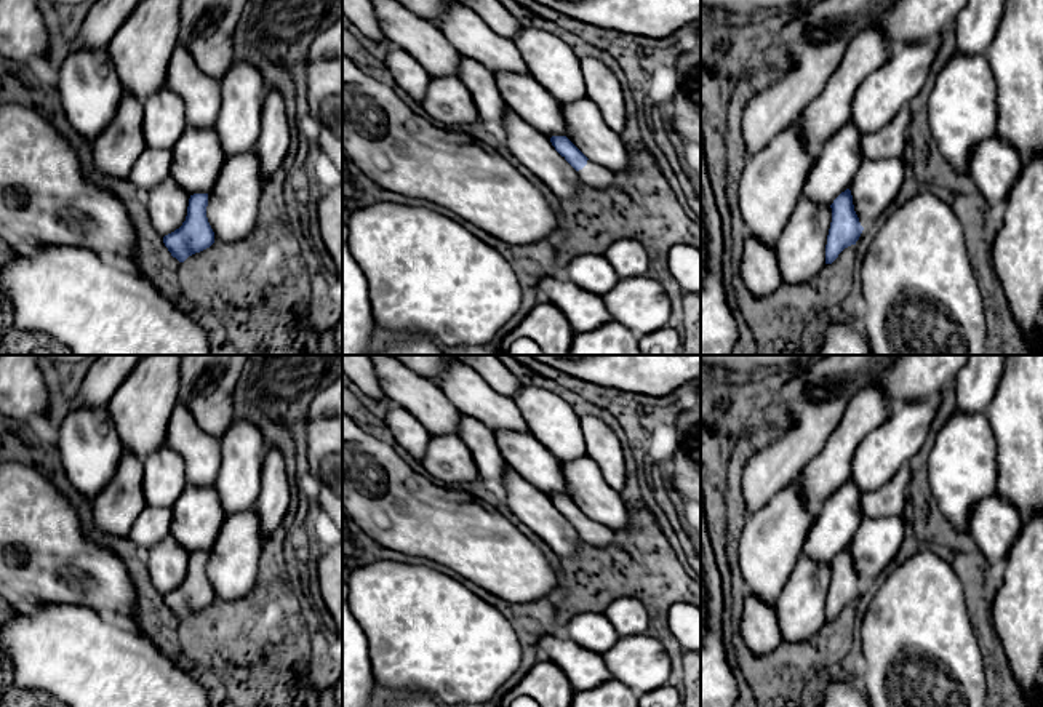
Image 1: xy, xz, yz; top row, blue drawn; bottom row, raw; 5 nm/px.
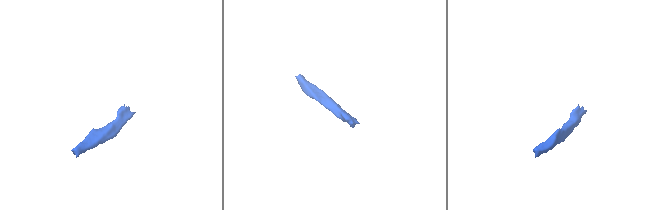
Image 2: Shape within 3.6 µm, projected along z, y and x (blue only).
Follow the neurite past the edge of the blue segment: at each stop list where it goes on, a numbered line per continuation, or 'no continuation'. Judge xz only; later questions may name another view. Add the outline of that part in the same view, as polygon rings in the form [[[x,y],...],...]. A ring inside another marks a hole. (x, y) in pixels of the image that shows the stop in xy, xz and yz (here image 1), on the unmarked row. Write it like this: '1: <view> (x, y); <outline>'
1: xz (592, 533); [[[587,518],[587,523],[576,531],[589,545],[609,545],[614,539],[614,531],[611,528],[592,518]]]

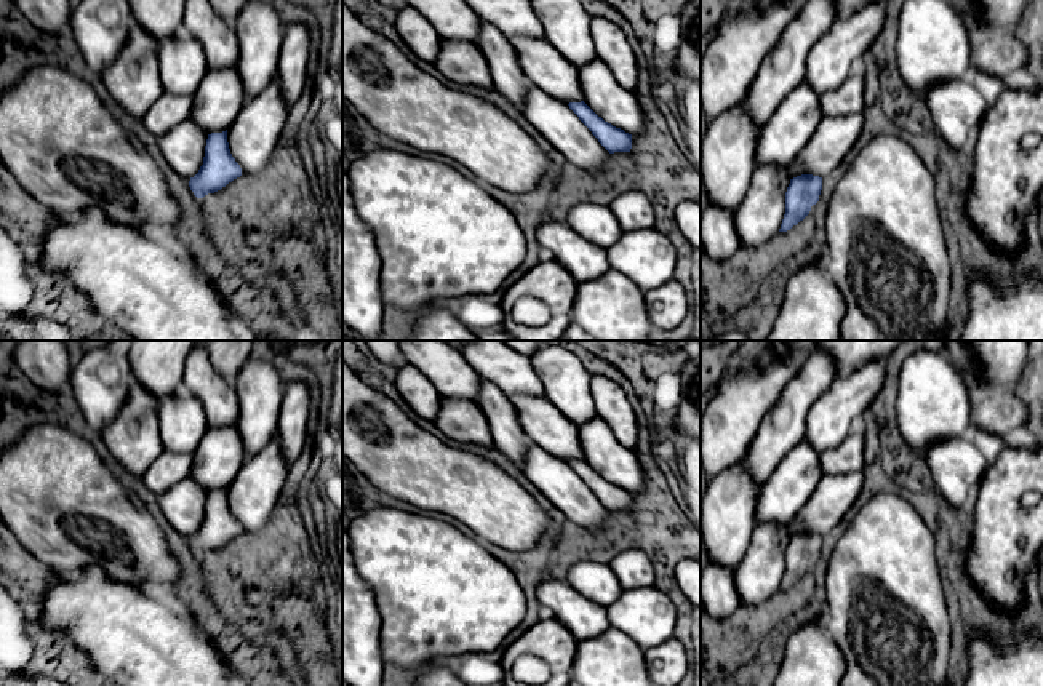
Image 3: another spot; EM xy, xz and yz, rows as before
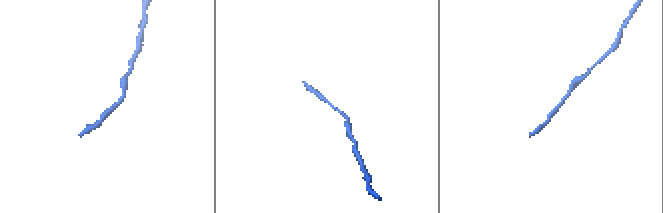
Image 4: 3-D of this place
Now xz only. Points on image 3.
no continuation

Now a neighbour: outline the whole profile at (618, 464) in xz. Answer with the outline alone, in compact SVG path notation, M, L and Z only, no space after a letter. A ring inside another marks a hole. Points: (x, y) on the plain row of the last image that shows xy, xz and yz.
M595 414L577 427L584 461L605 480L635 494L645 488L645 472L635 449L622 446Z

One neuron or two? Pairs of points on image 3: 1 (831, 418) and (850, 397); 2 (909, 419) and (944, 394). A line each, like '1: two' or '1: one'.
1: one
2: one

